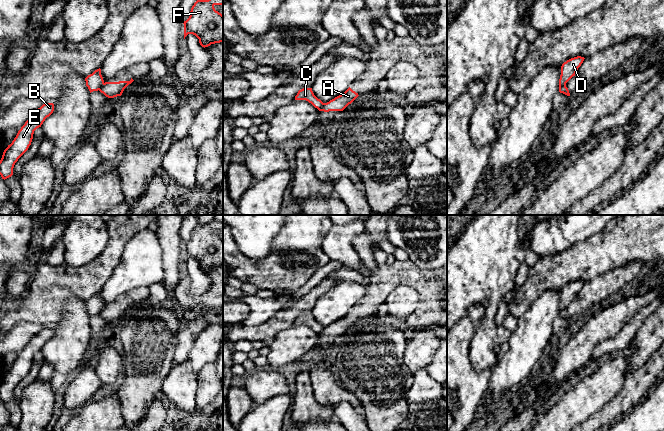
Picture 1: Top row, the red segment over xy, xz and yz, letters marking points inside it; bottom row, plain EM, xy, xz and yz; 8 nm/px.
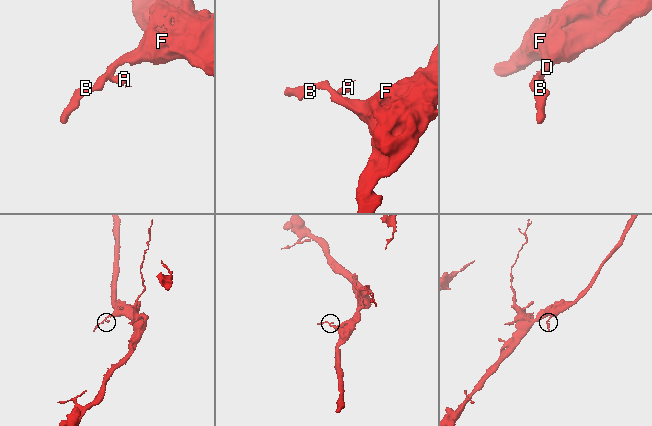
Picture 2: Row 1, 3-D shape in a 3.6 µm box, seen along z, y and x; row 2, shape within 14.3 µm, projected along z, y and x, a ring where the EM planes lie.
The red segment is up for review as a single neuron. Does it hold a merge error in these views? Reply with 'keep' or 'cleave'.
cleave

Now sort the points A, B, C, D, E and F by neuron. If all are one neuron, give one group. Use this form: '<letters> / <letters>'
A / B C D E F

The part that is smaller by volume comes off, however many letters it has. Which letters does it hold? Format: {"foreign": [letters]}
{"foreign": ["A"]}

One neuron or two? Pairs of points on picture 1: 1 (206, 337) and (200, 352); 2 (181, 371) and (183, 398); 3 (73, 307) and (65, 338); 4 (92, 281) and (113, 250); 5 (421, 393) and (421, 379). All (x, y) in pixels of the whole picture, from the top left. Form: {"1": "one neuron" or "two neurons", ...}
{"1": "one neuron", "2": "one neuron", "3": "one neuron", "4": "one neuron", "5": "one neuron"}

